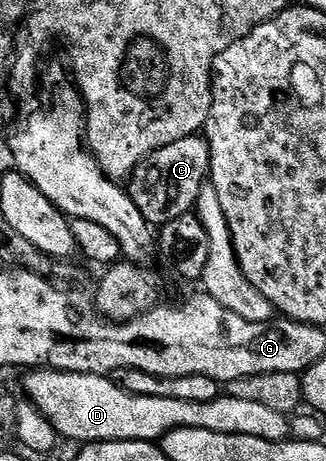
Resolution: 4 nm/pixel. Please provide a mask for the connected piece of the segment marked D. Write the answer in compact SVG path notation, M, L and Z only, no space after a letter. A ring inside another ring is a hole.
M32 368L27 371L28 374L24 378L24 390L29 394L31 401L40 407L40 411L48 417L55 427L57 435L60 435L70 440L76 440L79 444L89 442L158 442L161 441L174 428L180 427L194 427L194 428L207 428L212 432L229 433L231 435L248 435L258 436L260 439L274 440L275 442L287 441L291 437L291 419L272 408L254 402L254 400L239 399L229 394L222 394L220 397L215 398L214 401L188 401L188 400L174 400L173 397L156 397L156 396L140 396L134 393L128 393L127 390L122 389L115 379L109 375L102 374L88 374L88 373L68 373L65 370L52 370L49 368Z

